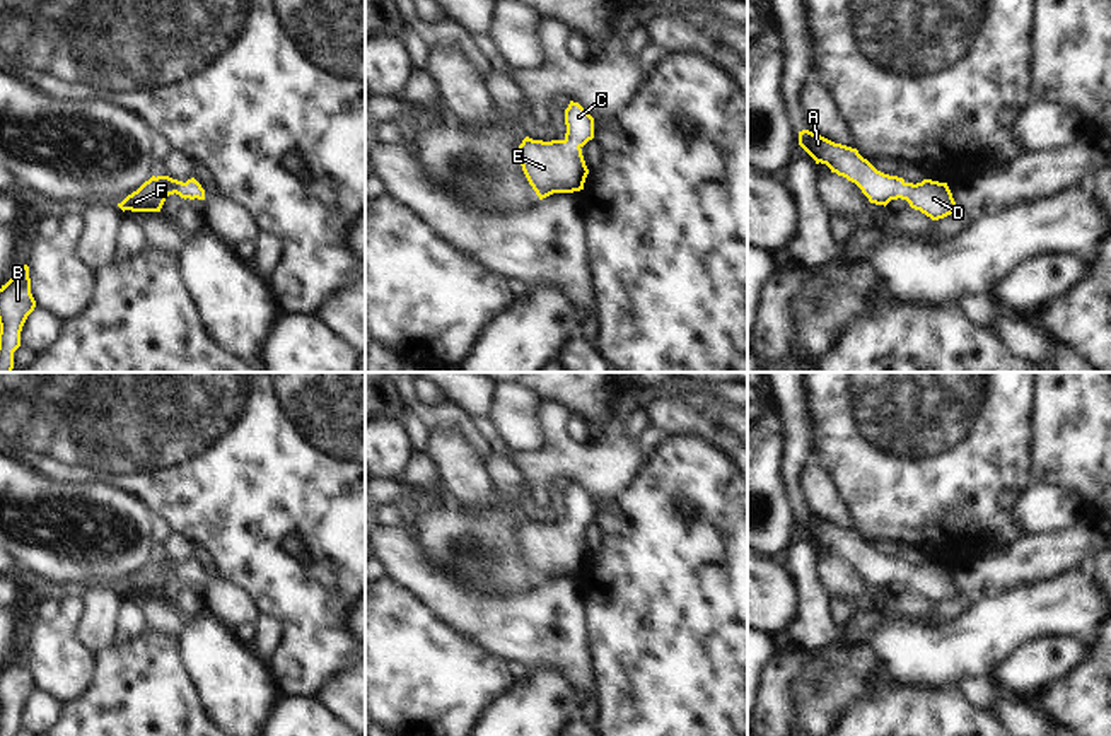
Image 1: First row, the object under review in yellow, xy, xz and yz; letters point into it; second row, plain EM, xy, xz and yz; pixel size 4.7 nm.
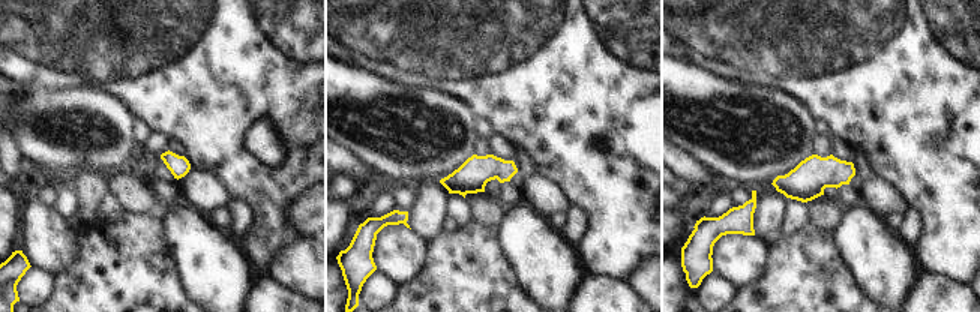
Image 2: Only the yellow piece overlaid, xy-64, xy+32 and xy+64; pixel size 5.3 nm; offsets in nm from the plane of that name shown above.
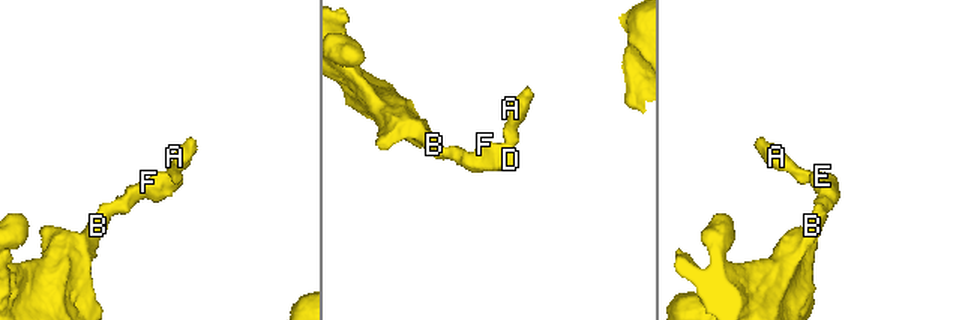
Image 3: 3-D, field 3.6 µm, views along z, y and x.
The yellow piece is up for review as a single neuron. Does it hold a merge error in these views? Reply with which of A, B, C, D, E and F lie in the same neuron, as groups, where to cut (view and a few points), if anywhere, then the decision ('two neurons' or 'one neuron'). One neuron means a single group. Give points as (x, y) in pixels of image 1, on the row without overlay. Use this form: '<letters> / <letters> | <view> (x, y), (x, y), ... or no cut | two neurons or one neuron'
A B C D E F | no cut | one neuron

